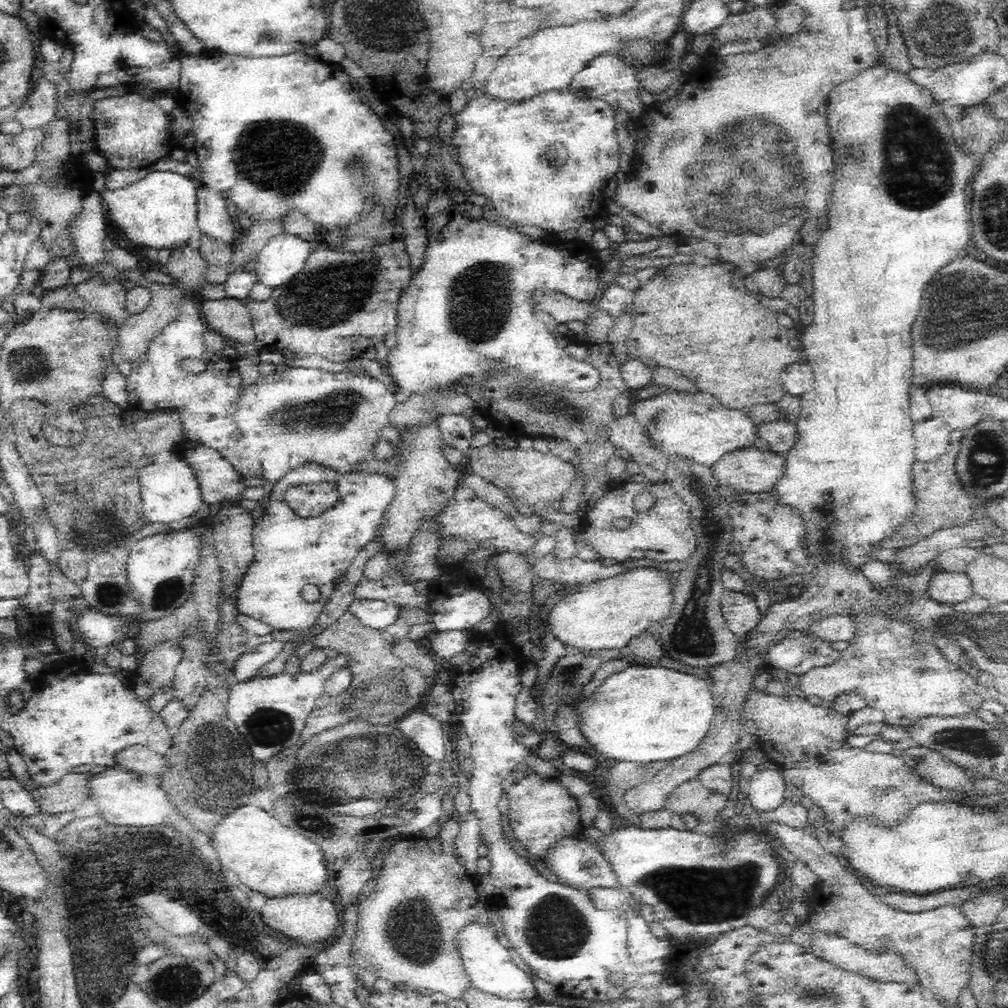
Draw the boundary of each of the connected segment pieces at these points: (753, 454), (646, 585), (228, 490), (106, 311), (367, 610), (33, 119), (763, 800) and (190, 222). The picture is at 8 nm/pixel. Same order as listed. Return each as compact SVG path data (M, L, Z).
M752 444L725 452L718 457L718 460L709 464L709 471L718 485L724 484L736 491L759 493L774 488L774 483L778 480L783 466L782 454L772 452L760 444Z
M650 568L600 580L588 587L562 590L564 598L548 614L550 634L570 652L590 655L610 648L624 648L650 624L660 623L672 606L672 586L667 578Z
M188 446L177 451L180 462L183 462L198 487L200 498L205 504L220 503L241 499L240 494L246 486L240 481L240 474L233 466L224 460L218 452L205 446Z
M96 273L84 282L76 285L76 292L90 312L113 320L118 326L128 315L124 310L124 297L128 288L118 276L104 276Z
M372 600L370 603L354 601L350 608L368 628L385 631L400 616L401 607L396 602Z
M40 77L36 80L34 92L11 116L11 120L18 122L24 131L40 129L54 118L57 90Z
M760 770L749 778L748 798L754 809L759 812L774 811L785 799L785 779L780 770Z
M154 171L144 176L144 178L132 182L122 188L114 190L101 190L100 196L104 200L104 208L108 210L112 220L124 231L126 238L146 248L156 248L156 250L174 250L183 247L194 241L197 234L197 215L195 201L196 181L186 176L168 171Z

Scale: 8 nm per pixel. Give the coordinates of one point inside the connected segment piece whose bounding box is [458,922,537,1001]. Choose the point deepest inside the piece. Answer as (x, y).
(488, 965)

